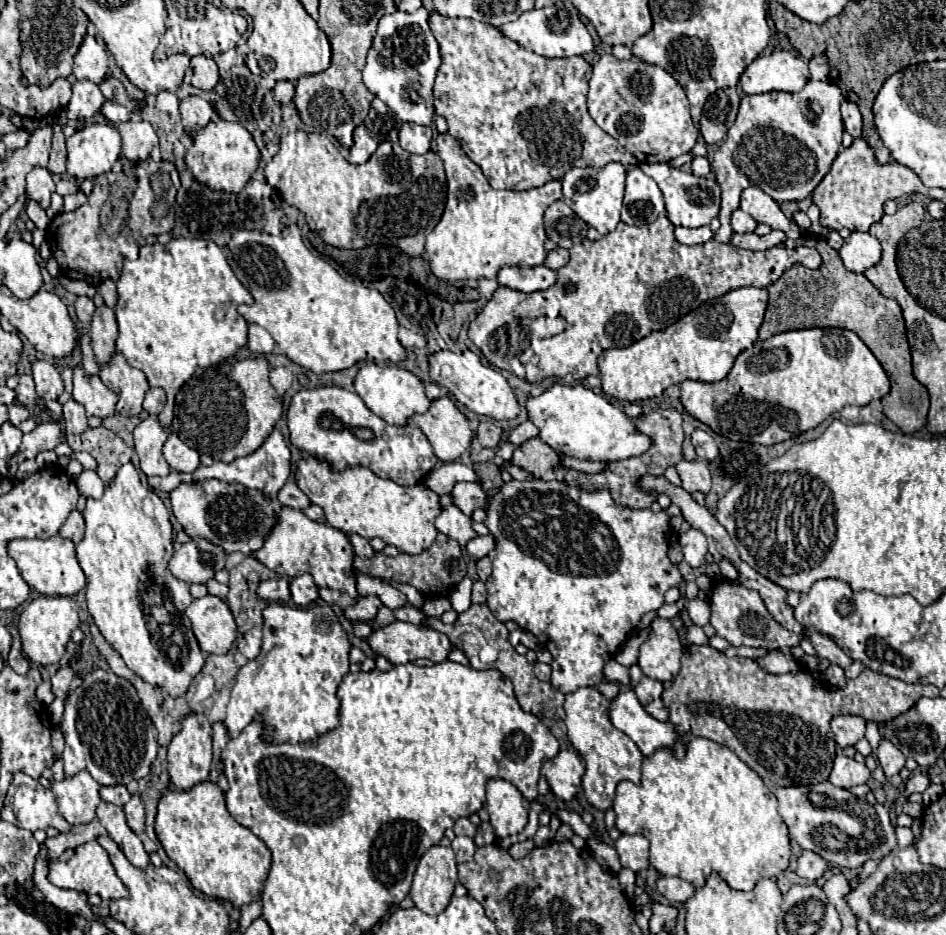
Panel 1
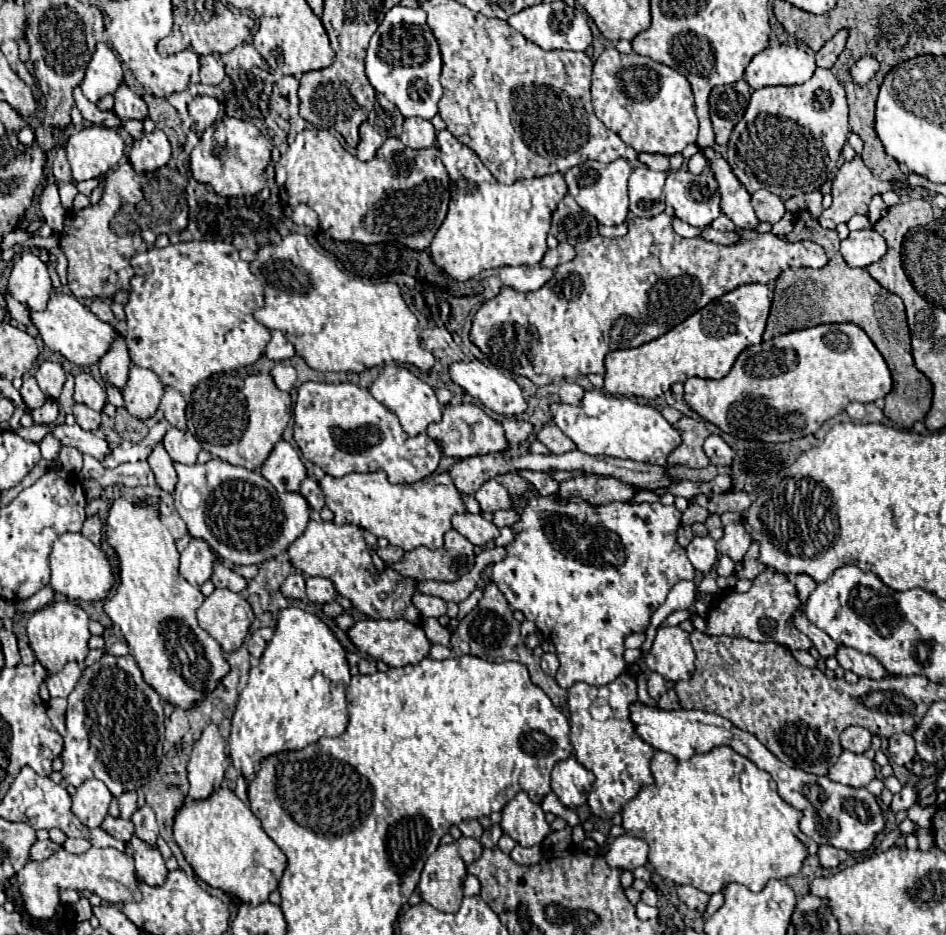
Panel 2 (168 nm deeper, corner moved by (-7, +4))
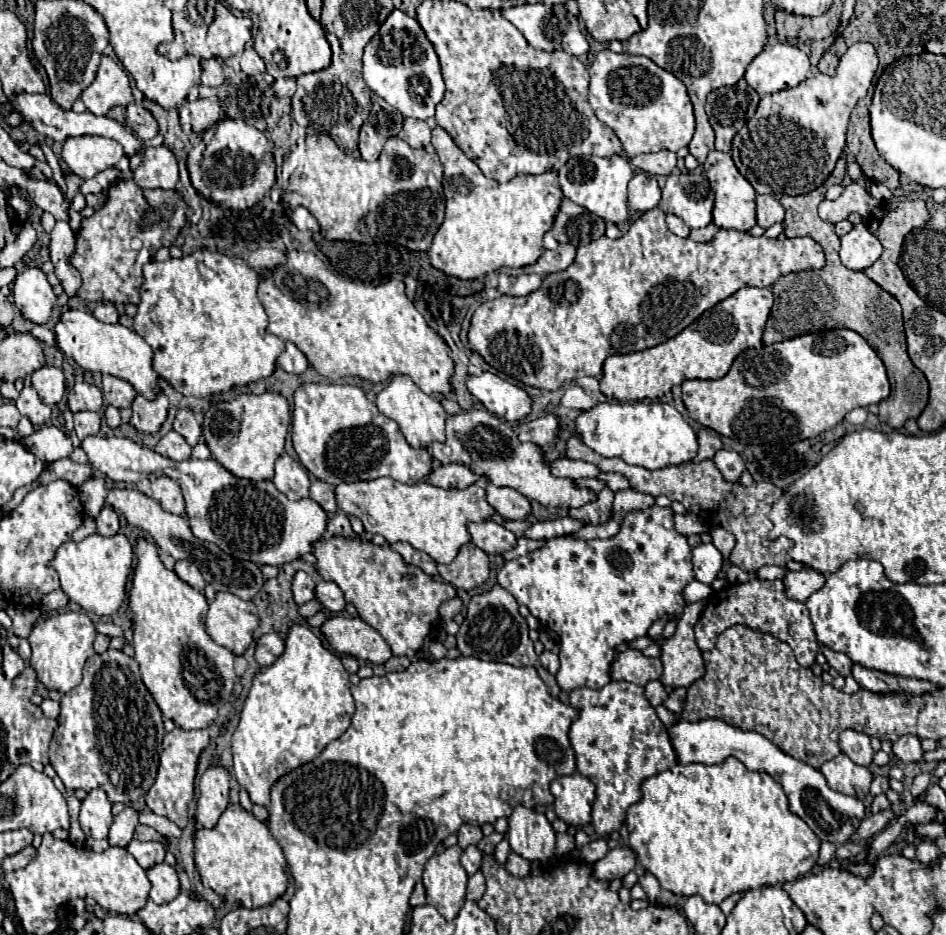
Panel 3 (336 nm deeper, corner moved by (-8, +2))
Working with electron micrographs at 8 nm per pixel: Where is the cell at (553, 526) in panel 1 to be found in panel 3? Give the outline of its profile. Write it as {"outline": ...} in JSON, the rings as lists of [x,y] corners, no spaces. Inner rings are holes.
{"outline":[[[660,506],[628,512],[622,518],[620,532],[606,540],[582,540],[570,534],[548,538],[542,548],[506,562],[498,572],[498,584],[506,588],[518,604],[524,604],[542,626],[558,634],[560,670],[556,672],[556,682],[564,692],[580,686],[600,690],[612,682],[610,670],[618,656],[618,646],[646,636],[648,628],[664,614],[680,618],[682,608],[686,606],[682,588],[692,578],[692,554],[686,536],[674,528],[672,508]]]}

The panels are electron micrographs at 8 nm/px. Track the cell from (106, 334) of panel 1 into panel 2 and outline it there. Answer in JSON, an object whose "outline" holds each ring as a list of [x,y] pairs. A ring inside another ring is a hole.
{"outline":[[[119,336],[111,350],[101,358],[99,362],[99,368],[101,368],[101,376],[107,384],[115,386],[115,388],[123,388],[125,382],[127,382],[127,370],[131,366],[131,358],[127,354],[127,346],[125,346],[125,340],[123,336]]]}

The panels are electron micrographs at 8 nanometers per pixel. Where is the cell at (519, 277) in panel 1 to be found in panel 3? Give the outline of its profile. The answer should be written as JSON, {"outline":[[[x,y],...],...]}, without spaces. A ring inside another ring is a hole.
{"outline":[[[500,274],[500,284],[498,290],[500,294],[510,294],[510,296],[528,296],[536,292],[542,284],[540,274],[520,274],[520,276],[510,276],[510,274]]]}

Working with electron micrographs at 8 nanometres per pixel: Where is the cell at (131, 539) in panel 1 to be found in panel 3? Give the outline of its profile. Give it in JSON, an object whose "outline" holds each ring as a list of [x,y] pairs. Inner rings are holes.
{"outline":[[[138,538],[136,558],[138,564],[134,568],[126,616],[134,624],[134,660],[140,664],[142,682],[148,688],[148,692],[154,696],[164,718],[174,720],[174,724],[184,730],[206,728],[216,720],[218,710],[230,704],[232,698],[230,694],[238,680],[234,672],[234,654],[224,646],[218,646],[204,628],[204,616],[208,612],[206,596],[200,590],[186,584],[184,580],[180,580],[176,572],[164,566],[164,562],[160,560],[160,550],[154,542],[148,542],[146,538]]]}

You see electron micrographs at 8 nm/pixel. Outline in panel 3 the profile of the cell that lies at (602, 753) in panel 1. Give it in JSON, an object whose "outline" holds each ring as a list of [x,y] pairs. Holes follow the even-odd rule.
{"outline":[[[610,682],[600,690],[576,688],[570,692],[570,704],[578,710],[578,718],[570,726],[570,742],[576,752],[576,772],[586,776],[596,786],[596,800],[592,804],[592,826],[596,834],[606,836],[620,828],[626,816],[626,808],[642,798],[640,784],[656,772],[668,770],[676,762],[674,748],[668,740],[666,726],[656,716],[654,708],[644,696],[644,688],[630,682]]]}

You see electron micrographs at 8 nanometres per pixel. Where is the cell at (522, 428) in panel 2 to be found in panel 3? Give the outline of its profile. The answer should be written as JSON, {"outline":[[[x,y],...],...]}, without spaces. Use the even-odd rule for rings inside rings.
{"outline":[[[546,414],[532,422],[524,422],[518,426],[518,440],[534,442],[542,450],[550,448],[558,434],[558,418],[554,414]]]}

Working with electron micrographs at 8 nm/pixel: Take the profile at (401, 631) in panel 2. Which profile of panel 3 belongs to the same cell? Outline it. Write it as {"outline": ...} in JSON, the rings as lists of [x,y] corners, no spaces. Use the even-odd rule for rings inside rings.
{"outline":[[[328,618],[322,632],[326,634],[330,646],[340,654],[362,658],[370,664],[386,664],[392,658],[392,650],[386,640],[362,618]]]}

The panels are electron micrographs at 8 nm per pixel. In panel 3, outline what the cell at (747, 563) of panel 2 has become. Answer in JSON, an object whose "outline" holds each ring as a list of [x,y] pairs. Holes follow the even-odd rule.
{"outline":[[[570,436],[566,442],[566,458],[570,460],[584,460],[590,464],[596,464],[600,472],[620,472],[630,480],[632,490],[650,494],[650,496],[666,496],[670,500],[678,500],[684,504],[684,508],[690,514],[698,514],[704,518],[704,522],[710,522],[714,526],[724,526],[736,536],[736,548],[730,554],[730,562],[742,568],[744,572],[756,572],[758,568],[766,564],[778,564],[784,566],[786,550],[792,548],[792,542],[788,538],[768,540],[768,530],[772,528],[768,520],[768,512],[772,504],[780,498],[780,488],[776,488],[770,482],[754,482],[752,486],[740,486],[734,482],[724,480],[720,470],[712,460],[702,460],[700,464],[678,464],[678,466],[666,466],[660,470],[646,470],[642,466],[630,466],[624,464],[620,458],[604,458],[596,452],[592,452],[588,446],[584,446],[576,436]]]}

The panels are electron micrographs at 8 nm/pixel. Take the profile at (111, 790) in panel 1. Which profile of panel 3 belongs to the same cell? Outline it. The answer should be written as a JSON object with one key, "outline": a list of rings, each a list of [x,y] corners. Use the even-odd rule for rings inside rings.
{"outline":[[[126,806],[118,816],[114,816],[114,822],[110,826],[110,834],[108,834],[110,846],[124,848],[132,840],[136,824],[138,824],[138,812],[132,806]]]}

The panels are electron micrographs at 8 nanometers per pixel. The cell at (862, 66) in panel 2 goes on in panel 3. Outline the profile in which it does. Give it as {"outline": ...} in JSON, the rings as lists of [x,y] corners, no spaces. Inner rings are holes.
{"outline":[[[858,42],[840,58],[836,76],[810,74],[802,84],[760,98],[756,114],[746,122],[746,132],[732,140],[730,156],[756,194],[800,196],[816,190],[834,170],[846,146],[848,116],[856,100],[864,98],[878,68],[876,48]]]}

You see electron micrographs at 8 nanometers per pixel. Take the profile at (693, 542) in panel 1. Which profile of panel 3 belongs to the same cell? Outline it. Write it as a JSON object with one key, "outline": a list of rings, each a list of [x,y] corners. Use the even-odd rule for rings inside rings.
{"outline":[[[700,544],[692,550],[692,564],[698,582],[712,584],[722,568],[722,554],[714,544]]]}

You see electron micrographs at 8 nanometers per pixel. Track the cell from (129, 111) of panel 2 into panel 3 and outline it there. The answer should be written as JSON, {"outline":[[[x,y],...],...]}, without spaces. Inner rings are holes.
{"outline":[[[130,102],[126,106],[126,126],[130,126],[134,134],[144,142],[158,134],[158,122],[154,120],[154,116],[136,102]]]}

